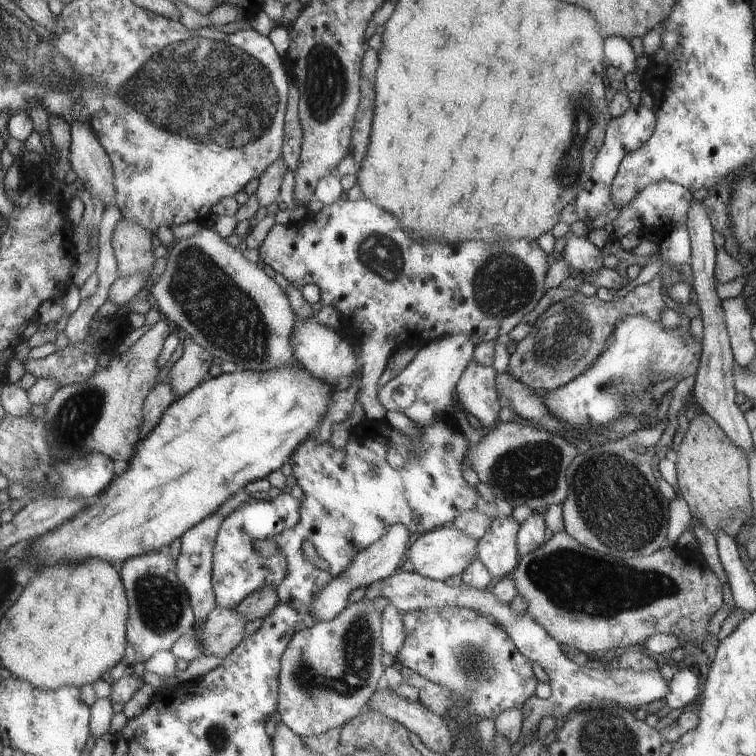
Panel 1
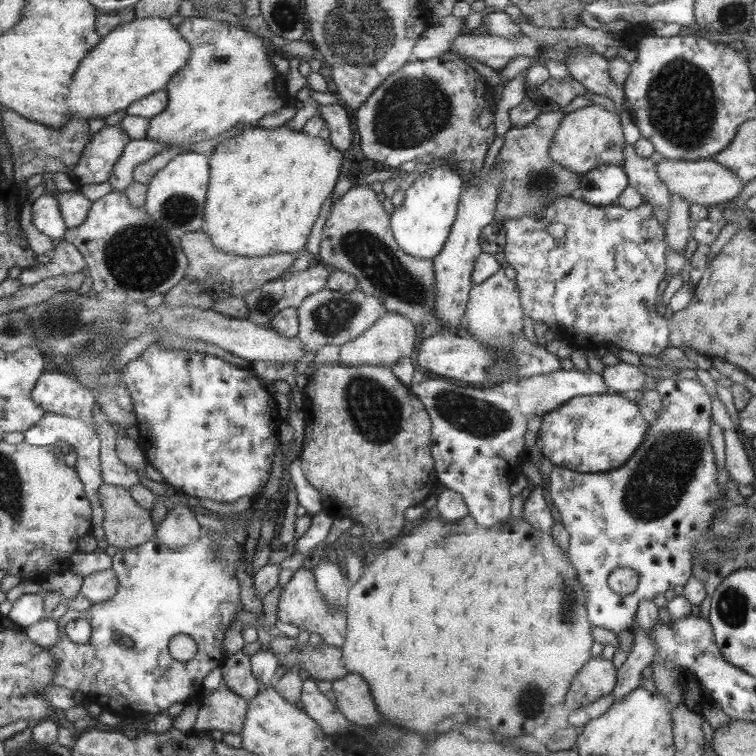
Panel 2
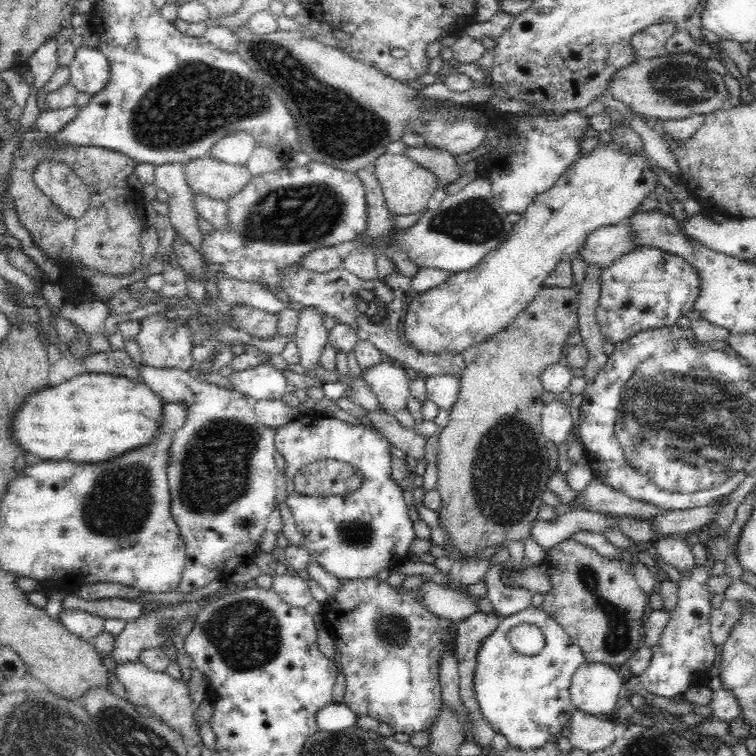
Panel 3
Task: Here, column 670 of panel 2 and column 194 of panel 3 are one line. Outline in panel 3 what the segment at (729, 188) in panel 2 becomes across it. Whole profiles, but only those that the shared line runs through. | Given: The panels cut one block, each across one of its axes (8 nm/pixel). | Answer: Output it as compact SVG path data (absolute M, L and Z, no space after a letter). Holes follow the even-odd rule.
M210 156L188 162L184 166L184 174L192 192L200 192L222 202L228 202L232 196L242 192L252 180L248 166L224 164Z

